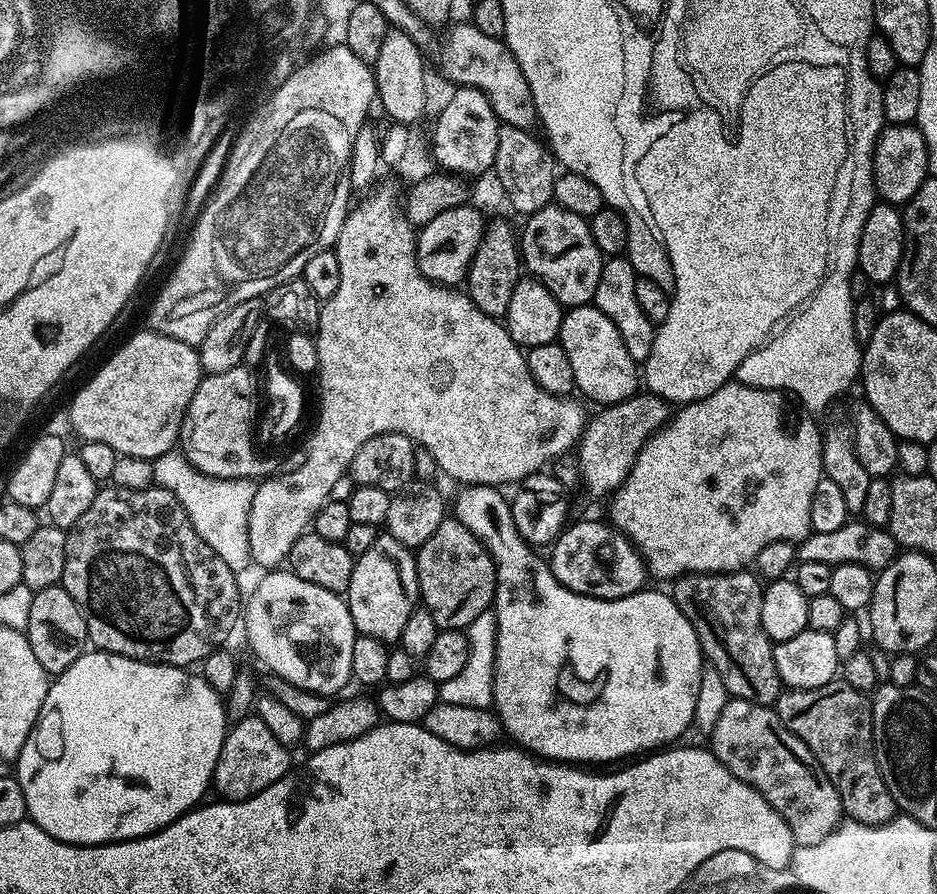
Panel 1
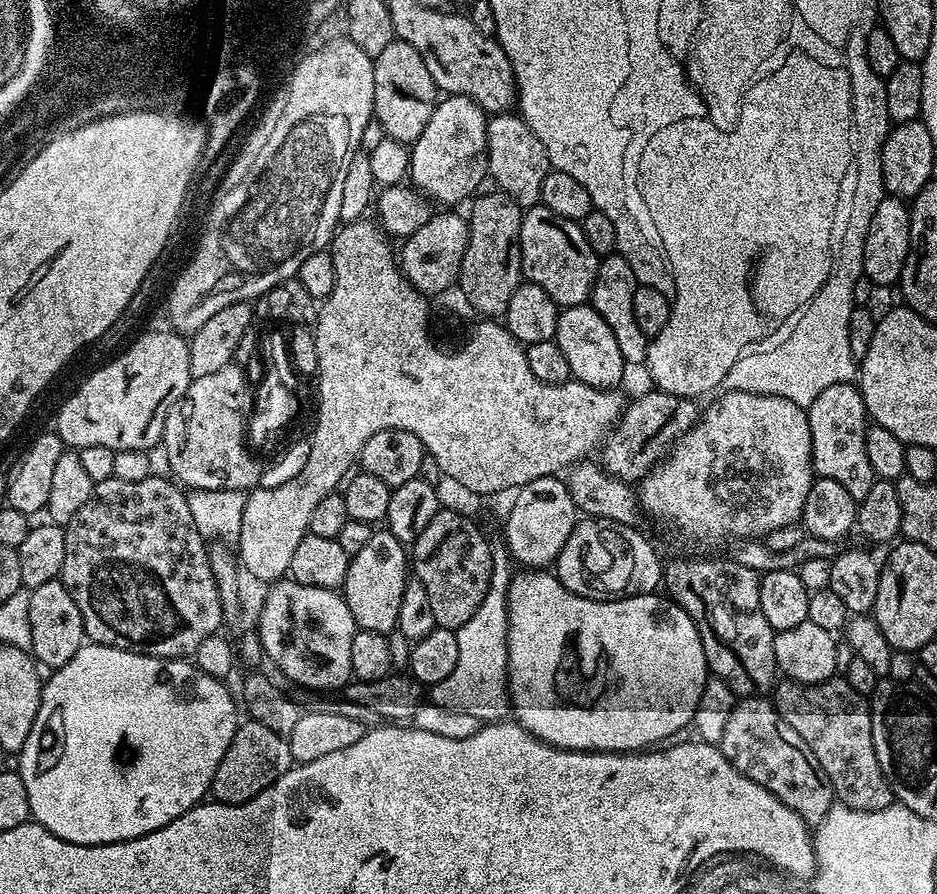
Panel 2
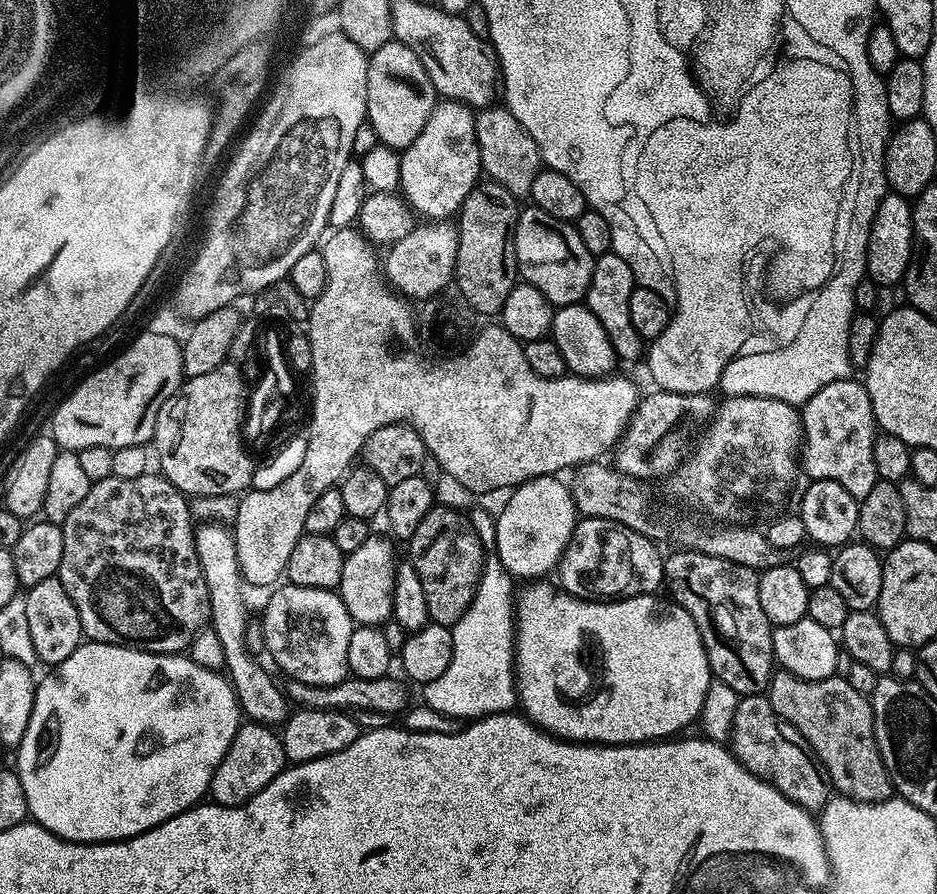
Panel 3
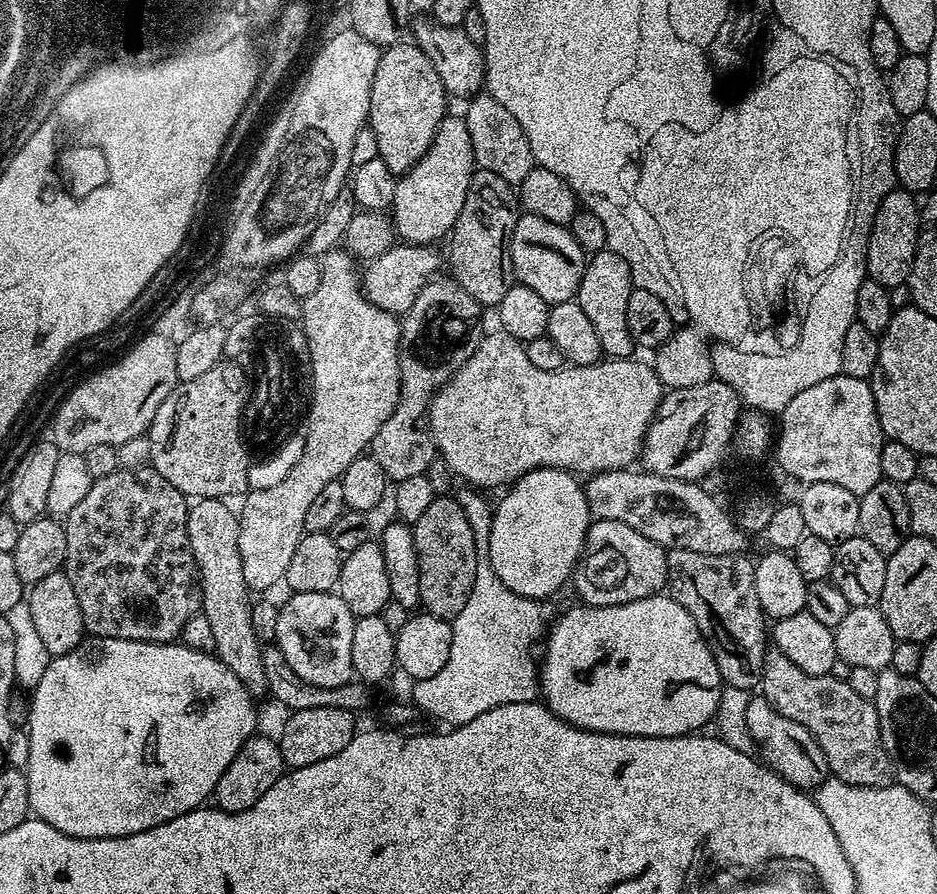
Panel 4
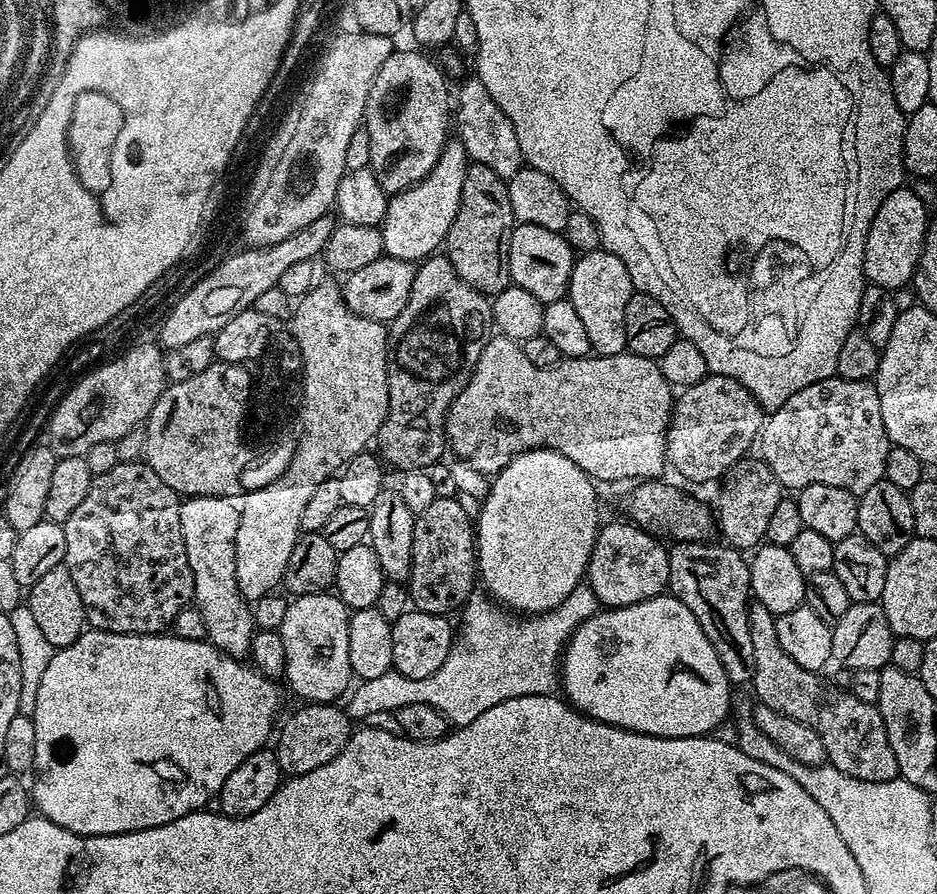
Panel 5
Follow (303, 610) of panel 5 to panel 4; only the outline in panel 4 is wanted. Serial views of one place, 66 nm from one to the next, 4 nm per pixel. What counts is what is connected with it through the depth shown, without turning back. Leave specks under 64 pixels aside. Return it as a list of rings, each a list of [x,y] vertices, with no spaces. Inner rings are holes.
[[[297,592],[287,603],[292,608],[294,618],[288,618],[288,650],[287,657],[292,668],[300,668],[300,677],[310,680],[314,686],[333,688],[349,683],[353,679],[352,659],[350,658],[350,642],[354,639],[356,620],[352,611],[344,604],[332,604],[332,592]]]

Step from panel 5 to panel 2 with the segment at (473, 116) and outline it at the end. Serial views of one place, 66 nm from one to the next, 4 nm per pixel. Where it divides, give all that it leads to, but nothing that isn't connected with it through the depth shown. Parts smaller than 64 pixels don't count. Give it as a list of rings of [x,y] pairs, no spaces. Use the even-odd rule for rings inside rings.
[[[515,111],[498,112],[488,116],[486,126],[488,147],[488,176],[495,187],[505,192],[521,210],[535,208],[540,204],[542,182],[550,170],[548,155],[538,142],[534,130]]]

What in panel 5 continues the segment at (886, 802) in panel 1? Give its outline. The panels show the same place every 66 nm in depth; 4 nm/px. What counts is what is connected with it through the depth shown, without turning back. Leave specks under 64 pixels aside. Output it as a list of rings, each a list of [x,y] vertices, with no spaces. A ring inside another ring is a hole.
[[[755,602],[749,603],[748,621],[750,622],[750,642],[754,645],[754,674],[750,688],[756,691],[759,703],[770,710],[778,710],[778,714],[786,714],[786,718],[794,718],[794,722],[802,722],[810,726],[822,738],[822,746],[826,746],[827,763],[834,765],[842,774],[850,774],[850,778],[862,778],[862,782],[890,782],[899,777],[898,758],[894,758],[894,750],[890,750],[890,742],[886,734],[886,722],[882,722],[882,714],[877,705],[862,702],[862,698],[854,698],[854,694],[843,688],[836,688],[831,679],[821,673],[802,670],[782,646],[778,646],[778,630],[776,617],[766,606]]]

